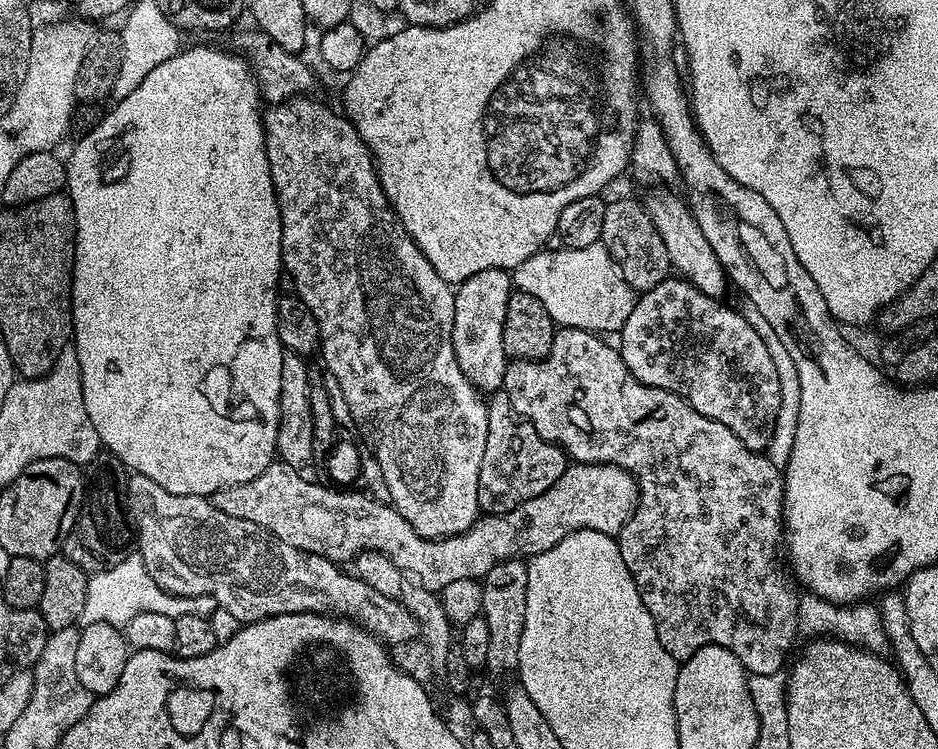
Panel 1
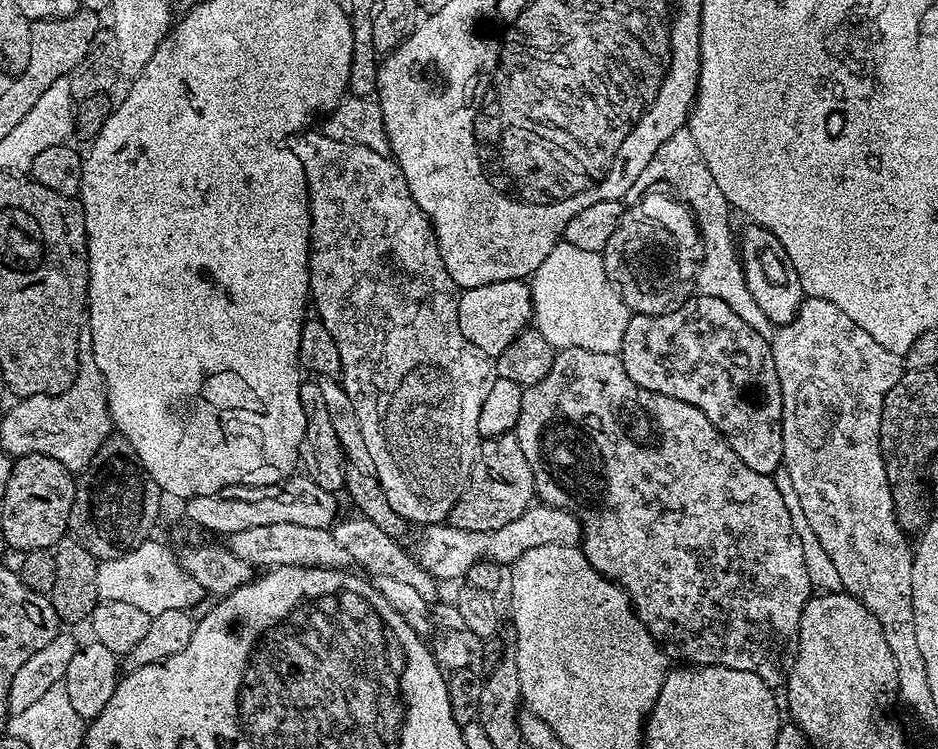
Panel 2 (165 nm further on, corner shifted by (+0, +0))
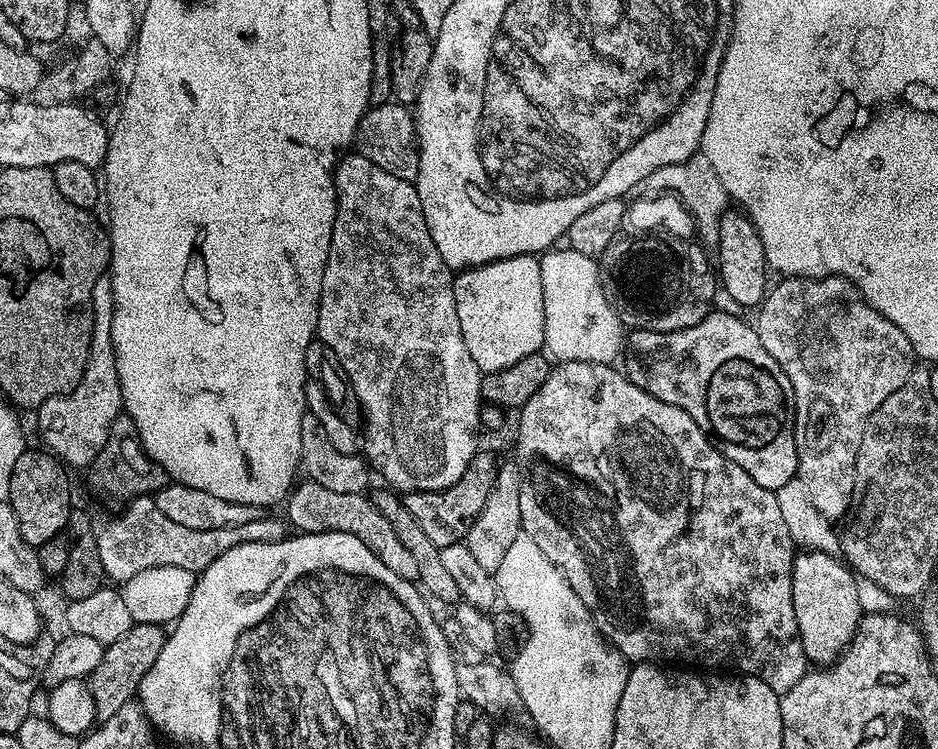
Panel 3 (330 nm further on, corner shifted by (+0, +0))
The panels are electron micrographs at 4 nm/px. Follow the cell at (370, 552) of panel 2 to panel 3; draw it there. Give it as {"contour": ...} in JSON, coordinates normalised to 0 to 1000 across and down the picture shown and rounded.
{"contour":[[[325,640],[324,646],[317,645],[305,664],[307,673],[307,689],[305,694],[311,700],[317,712],[325,710],[368,710],[377,713],[377,718],[386,718],[403,745],[407,745],[410,756],[416,756],[420,766],[429,772],[443,777],[446,776],[446,754],[437,741],[437,734],[429,729],[424,713],[420,713],[420,702],[407,692],[407,681],[399,676],[396,666],[388,660],[360,660],[356,654],[348,654],[348,649],[335,645],[334,641]]]}

